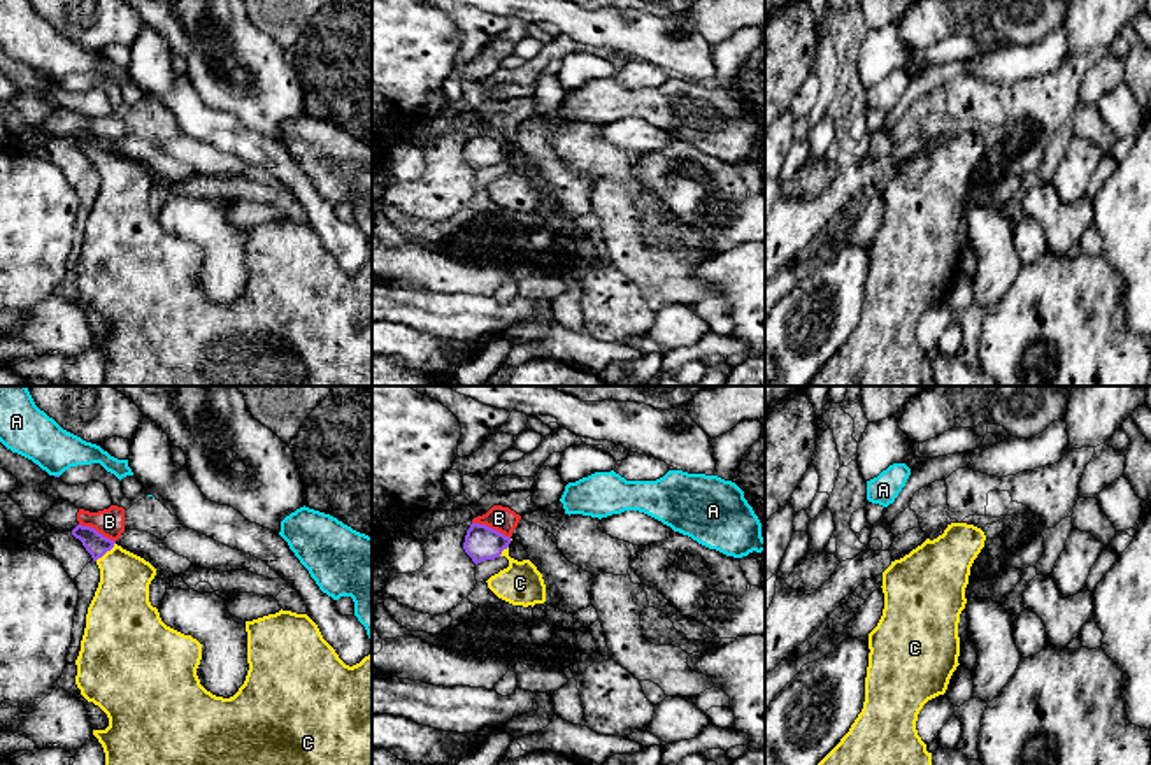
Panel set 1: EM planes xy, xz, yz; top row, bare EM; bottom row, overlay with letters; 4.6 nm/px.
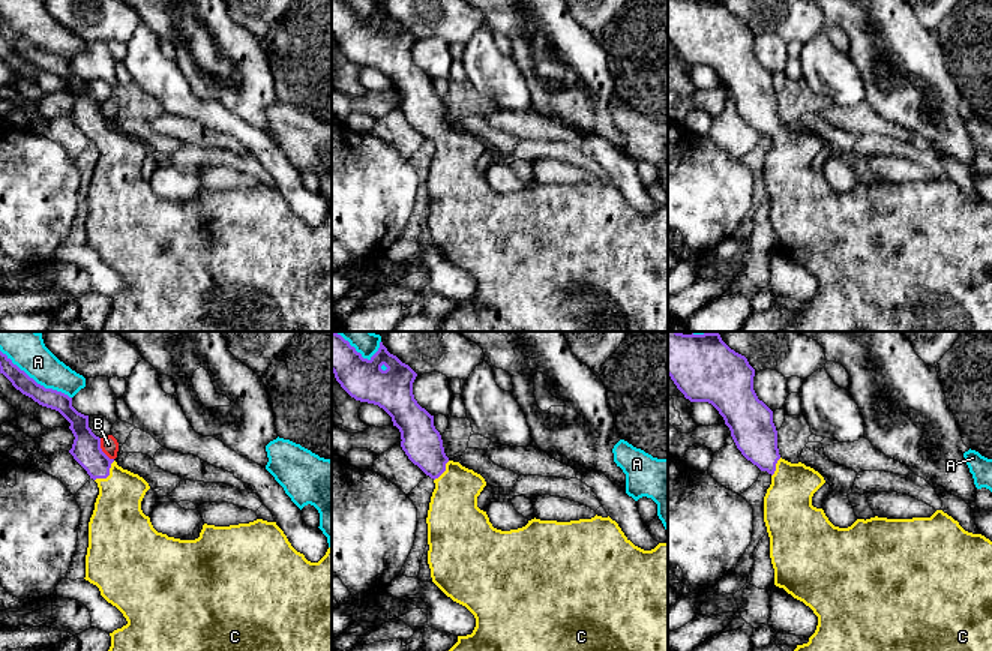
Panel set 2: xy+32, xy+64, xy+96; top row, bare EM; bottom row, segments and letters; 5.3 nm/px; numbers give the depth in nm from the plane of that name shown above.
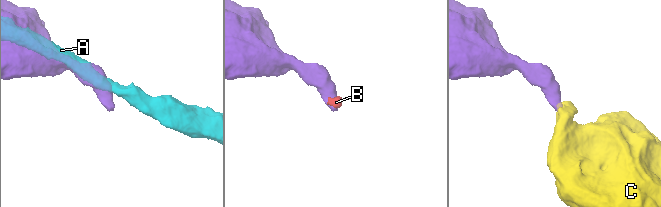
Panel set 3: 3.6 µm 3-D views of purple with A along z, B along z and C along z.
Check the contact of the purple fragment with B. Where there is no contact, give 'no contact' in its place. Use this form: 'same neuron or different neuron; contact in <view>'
different neuron; contact in xz

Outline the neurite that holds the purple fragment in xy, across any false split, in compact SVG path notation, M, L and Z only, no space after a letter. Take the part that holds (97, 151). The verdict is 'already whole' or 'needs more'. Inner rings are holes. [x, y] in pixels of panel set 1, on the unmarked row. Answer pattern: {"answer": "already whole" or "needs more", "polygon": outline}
{"answer": "needs more", "polygon": "M77 132L72 142L100 175L75 267L75 291L109 325L105 337L93 337L105 360L104 386L372 386L372 258L349 274L307 221L281 216L246 228L246 288L233 304L216 304L197 282L202 251L167 233L149 209L156 175L91 133Z"}

